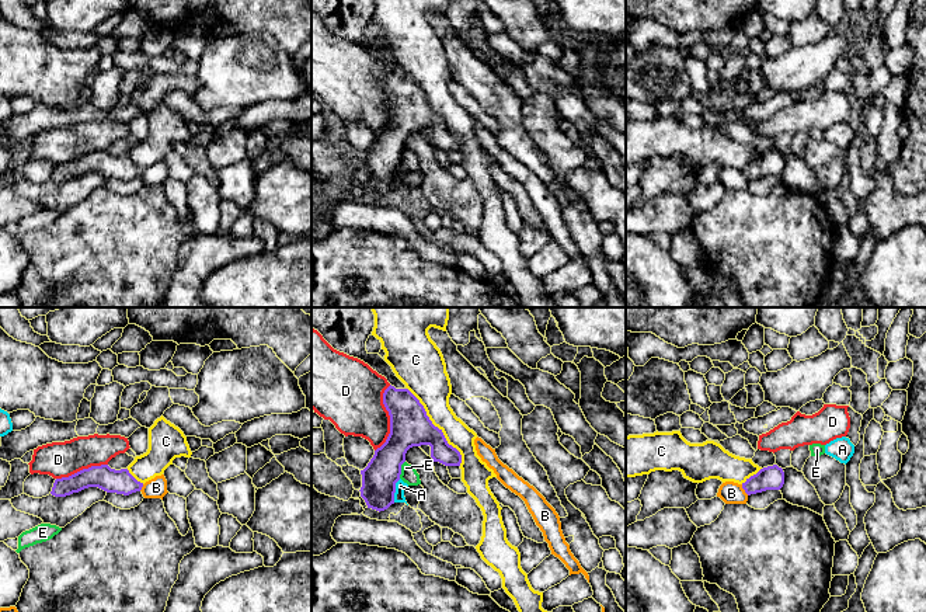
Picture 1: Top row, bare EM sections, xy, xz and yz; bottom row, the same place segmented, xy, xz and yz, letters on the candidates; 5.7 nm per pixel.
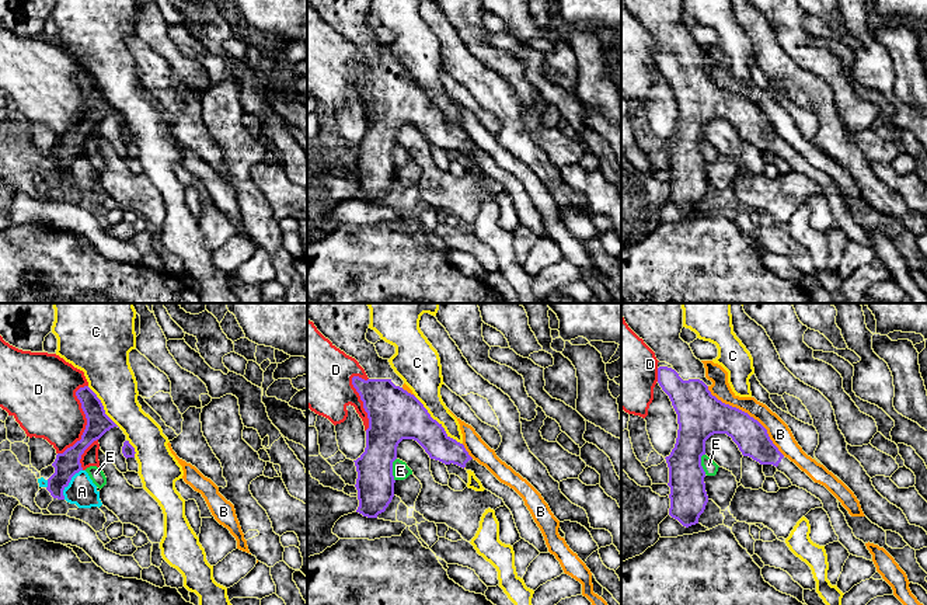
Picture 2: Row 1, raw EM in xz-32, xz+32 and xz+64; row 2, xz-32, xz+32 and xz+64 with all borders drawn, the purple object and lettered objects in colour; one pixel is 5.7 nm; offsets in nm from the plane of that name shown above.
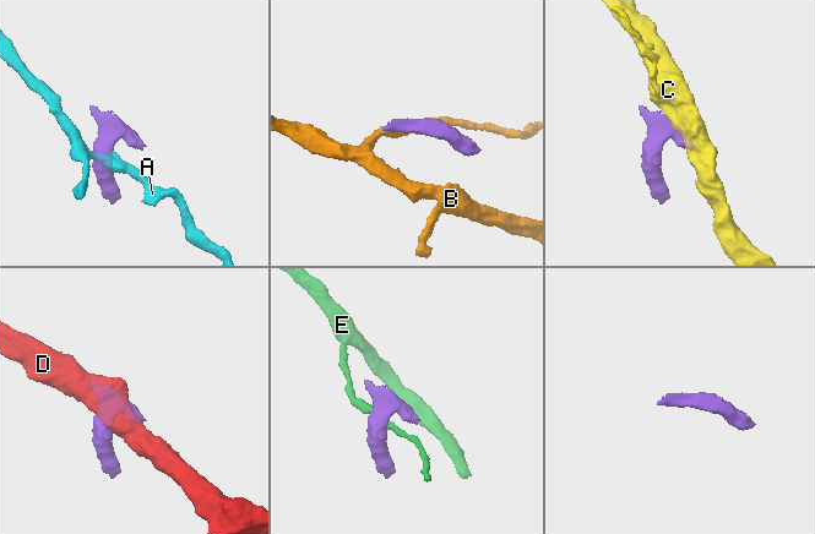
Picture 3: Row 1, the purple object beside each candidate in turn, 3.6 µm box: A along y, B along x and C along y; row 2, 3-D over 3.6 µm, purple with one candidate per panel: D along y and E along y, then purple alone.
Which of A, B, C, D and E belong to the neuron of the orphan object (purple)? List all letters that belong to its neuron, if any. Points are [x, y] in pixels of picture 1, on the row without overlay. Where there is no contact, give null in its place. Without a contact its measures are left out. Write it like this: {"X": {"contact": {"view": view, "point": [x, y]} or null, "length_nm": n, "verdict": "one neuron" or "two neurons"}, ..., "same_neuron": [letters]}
{"A": {"contact": {"view": "xz", "point": [394, 176]}, "length_nm": 140, "verdict": "two neurons"}, "B": {"contact": {"view": "yz", "point": [744, 174]}, "length_nm": 80, "verdict": "two neurons"}, "C": {"contact": {"view": "xz", "point": [437, 112]}, "length_nm": 550, "verdict": "two neurons"}, "D": {"contact": {"view": "xz", "point": [390, 104]}, "length_nm": 400, "verdict": "two neurons"}, "E": {"contact": {"view": "xz", "point": [400, 155]}, "length_nm": 110, "verdict": "two neurons"}, "same_neuron": []}

